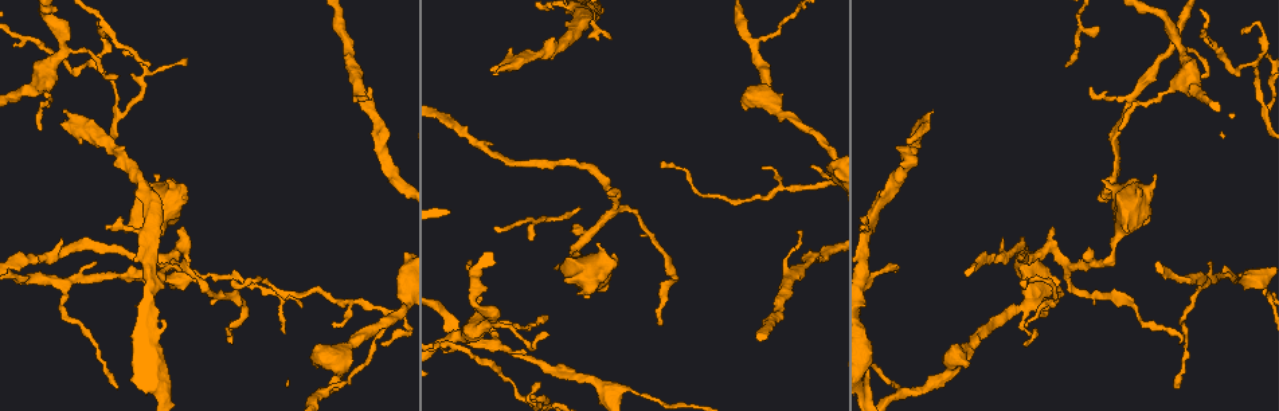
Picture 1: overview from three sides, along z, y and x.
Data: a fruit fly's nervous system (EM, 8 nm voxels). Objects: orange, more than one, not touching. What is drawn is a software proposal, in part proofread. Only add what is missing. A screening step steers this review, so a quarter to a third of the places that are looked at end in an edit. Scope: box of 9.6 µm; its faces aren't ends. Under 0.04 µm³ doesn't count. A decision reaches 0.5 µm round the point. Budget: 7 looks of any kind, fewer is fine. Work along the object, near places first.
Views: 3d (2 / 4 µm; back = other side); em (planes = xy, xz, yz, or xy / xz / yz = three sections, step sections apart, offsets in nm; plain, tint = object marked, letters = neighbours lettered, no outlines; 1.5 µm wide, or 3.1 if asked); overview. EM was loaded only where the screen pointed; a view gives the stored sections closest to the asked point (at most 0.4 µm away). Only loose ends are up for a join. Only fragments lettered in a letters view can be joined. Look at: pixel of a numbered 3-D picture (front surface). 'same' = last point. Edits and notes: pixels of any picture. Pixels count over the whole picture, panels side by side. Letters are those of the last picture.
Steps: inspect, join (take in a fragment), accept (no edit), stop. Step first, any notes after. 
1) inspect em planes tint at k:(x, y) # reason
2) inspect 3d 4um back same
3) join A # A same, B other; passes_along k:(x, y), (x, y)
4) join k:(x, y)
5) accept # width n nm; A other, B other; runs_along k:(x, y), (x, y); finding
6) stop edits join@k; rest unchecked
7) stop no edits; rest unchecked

inspect em planes letters at 1:(66, 110)

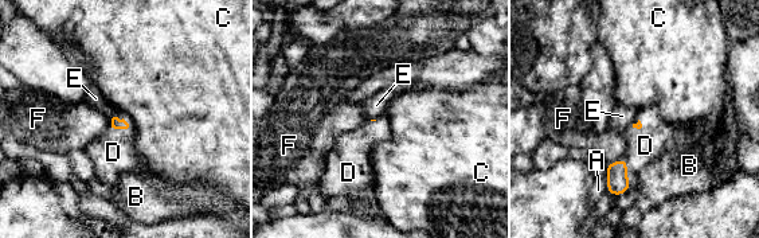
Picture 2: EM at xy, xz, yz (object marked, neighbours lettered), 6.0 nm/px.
join D # A other, B other, C other, D same, E other, F other; passes_along 2:(116, 123), (117, 128), (113, 152); the neuron continues

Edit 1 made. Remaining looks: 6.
inspect 3d 2um at 1:(546, 337) # free end

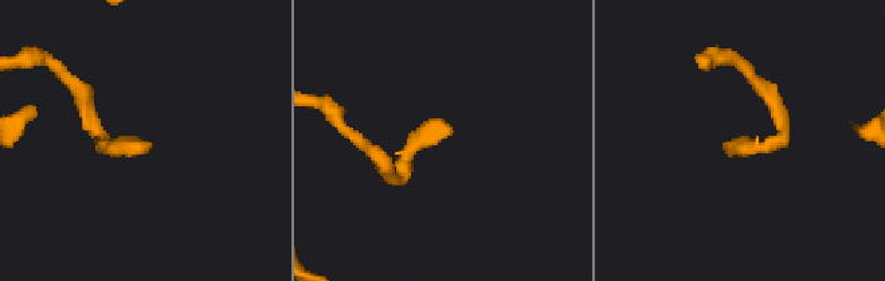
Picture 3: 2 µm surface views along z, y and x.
inspect em planes letters at 3:(733, 148)

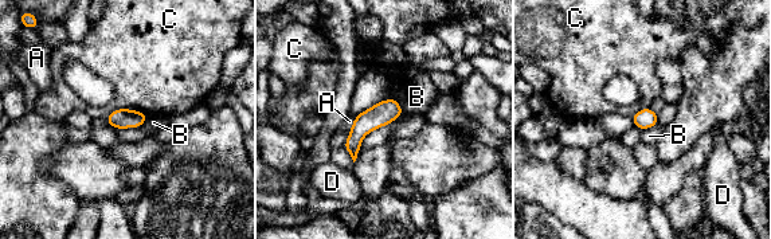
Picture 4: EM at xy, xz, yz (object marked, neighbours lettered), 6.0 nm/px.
accept # A other, B other, C other, D other; border 4:(148, 116), (140, 126), (117, 129); none of them fits

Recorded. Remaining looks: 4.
inspect em 3.1um planes letters at 1:(584, 296) # an open end

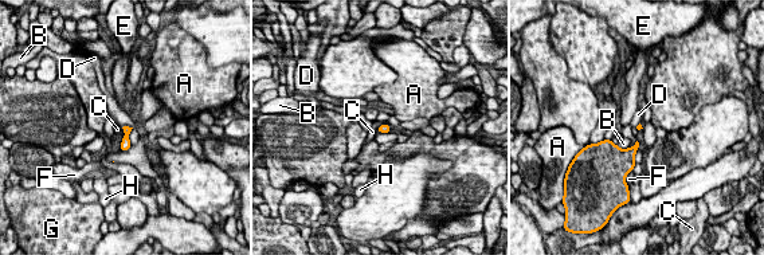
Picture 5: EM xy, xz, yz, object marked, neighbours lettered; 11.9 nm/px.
accept # A other, B other, C other, D other, E other, F other, G other, H other; border 5:(390, 125), (383, 124), (376, 130); no lettered fragment goes on from it

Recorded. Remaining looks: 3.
stop edits join@2; rest unchecked

